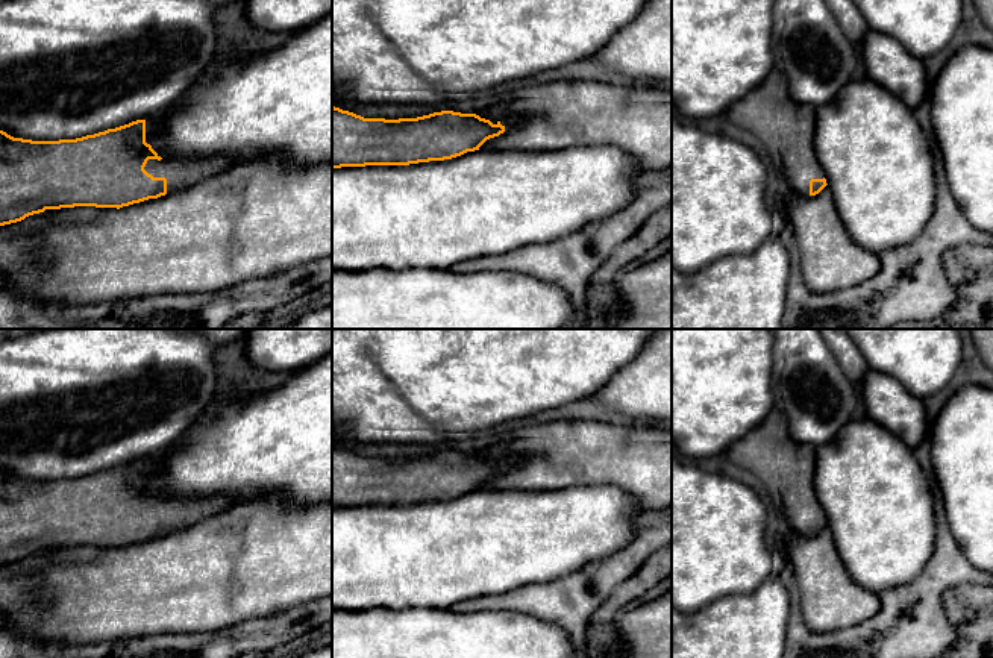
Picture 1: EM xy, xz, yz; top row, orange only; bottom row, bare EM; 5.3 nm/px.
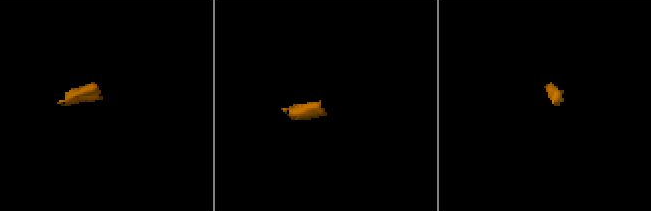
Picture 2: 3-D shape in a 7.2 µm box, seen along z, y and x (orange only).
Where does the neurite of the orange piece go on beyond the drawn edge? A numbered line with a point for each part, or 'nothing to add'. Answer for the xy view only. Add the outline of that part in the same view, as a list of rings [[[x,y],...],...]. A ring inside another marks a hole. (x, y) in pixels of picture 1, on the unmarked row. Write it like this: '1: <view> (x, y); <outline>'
1: xy (181, 511); [[[223,494],[214,496],[165,496],[161,500],[149,499],[144,509],[153,517],[167,519],[167,532],[188,528],[200,520],[217,515],[237,503],[235,499]]]

